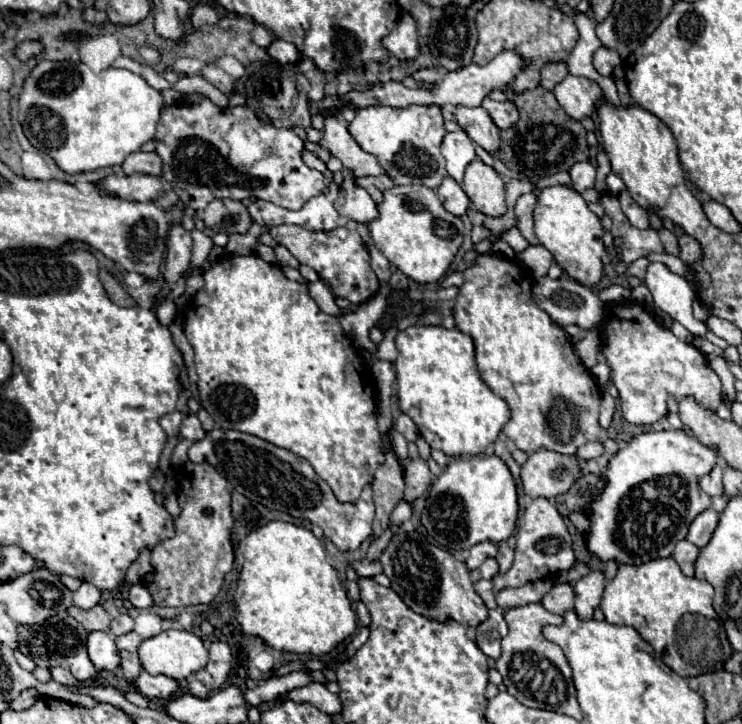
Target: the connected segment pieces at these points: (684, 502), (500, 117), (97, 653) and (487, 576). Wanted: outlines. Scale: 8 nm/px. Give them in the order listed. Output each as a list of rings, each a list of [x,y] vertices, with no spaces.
[[[662,430],[644,432],[632,438],[618,454],[610,460],[604,478],[608,480],[600,500],[590,504],[590,532],[586,548],[596,554],[602,562],[616,560],[618,564],[642,564],[654,558],[668,558],[674,552],[676,542],[684,540],[690,522],[710,508],[710,496],[702,492],[700,478],[716,466],[718,450],[702,444],[696,436],[684,430]]]
[[[486,96],[486,98],[482,100],[482,106],[490,112],[490,116],[492,116],[494,124],[496,124],[500,130],[510,128],[510,126],[516,122],[518,108],[516,108],[516,104],[514,104],[514,102],[510,102],[510,100],[496,102],[496,100],[492,100],[492,98],[488,98],[488,96]]]
[[[90,632],[88,636],[88,656],[98,672],[116,670],[120,664],[120,654],[114,636],[108,632]]]
[[[488,558],[478,570],[474,570],[472,574],[474,574],[474,578],[484,578],[484,580],[492,580],[494,578],[494,574],[498,572],[498,564],[496,564],[496,560],[494,558]]]

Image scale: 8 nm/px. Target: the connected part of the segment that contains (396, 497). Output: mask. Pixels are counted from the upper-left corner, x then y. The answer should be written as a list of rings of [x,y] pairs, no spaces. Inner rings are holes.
[[[392,450],[386,452],[384,464],[380,464],[378,470],[374,472],[372,490],[374,490],[374,502],[376,502],[372,534],[374,538],[378,538],[390,526],[390,512],[404,496],[402,466],[398,464],[398,458],[394,456]]]

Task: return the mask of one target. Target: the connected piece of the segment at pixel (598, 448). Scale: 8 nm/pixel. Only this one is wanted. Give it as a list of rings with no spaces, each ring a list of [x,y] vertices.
[[[588,442],[586,446],[582,446],[580,450],[578,450],[578,456],[582,458],[582,460],[590,460],[590,458],[596,458],[596,456],[600,456],[604,452],[604,446],[602,446],[602,442]]]

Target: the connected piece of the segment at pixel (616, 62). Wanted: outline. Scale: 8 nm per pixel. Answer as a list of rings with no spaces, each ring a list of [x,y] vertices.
[[[602,46],[602,48],[598,48],[596,54],[594,54],[594,66],[596,66],[596,70],[598,70],[600,74],[612,76],[614,68],[622,66],[622,58],[620,58],[620,54],[618,54],[614,48]]]

